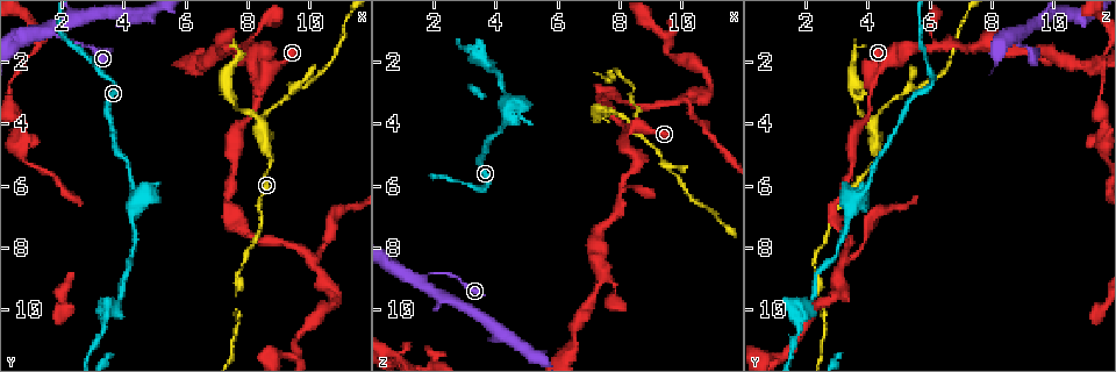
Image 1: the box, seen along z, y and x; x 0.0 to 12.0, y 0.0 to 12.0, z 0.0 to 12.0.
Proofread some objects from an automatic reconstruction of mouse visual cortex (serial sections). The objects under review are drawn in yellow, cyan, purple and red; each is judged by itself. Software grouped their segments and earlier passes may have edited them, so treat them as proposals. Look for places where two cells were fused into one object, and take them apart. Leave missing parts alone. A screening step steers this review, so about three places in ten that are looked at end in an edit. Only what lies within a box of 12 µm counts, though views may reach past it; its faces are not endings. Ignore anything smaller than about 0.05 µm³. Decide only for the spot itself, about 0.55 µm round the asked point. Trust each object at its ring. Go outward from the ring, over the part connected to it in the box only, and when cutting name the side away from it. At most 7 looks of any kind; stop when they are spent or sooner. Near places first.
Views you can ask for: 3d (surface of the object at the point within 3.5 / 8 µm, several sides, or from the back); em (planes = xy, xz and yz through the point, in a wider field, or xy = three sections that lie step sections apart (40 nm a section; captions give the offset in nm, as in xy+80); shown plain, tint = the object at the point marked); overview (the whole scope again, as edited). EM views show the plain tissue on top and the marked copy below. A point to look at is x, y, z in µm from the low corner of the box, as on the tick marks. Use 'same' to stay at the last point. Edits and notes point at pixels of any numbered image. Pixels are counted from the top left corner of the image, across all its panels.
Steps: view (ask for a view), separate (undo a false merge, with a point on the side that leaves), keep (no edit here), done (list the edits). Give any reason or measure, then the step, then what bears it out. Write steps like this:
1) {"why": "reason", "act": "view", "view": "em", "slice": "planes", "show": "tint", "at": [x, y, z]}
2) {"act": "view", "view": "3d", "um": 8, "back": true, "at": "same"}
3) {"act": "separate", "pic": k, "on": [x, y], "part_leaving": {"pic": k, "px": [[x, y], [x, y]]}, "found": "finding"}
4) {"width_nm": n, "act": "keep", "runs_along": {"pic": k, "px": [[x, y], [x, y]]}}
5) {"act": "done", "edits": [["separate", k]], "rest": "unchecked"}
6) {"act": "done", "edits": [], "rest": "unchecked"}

{"why": "three arms meet", "act": "view", "view": "3d", "um": 3.5, "at": [8.1, 1.5, 6.1]}

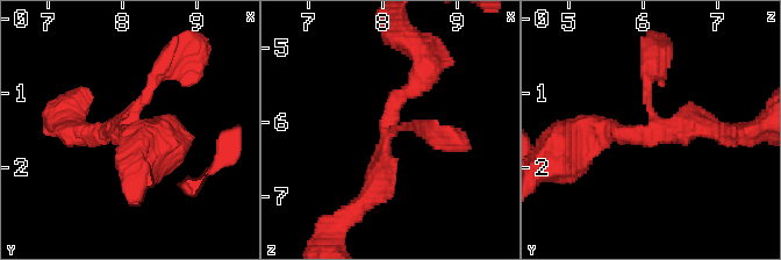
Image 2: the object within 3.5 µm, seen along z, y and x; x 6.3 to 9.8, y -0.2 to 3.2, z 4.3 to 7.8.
{"arms": 3, "arm_widths_nm": [150, 250, 300], "act": "view", "view": "em", "slice": "xy", "step": 5, "show": "tint", "at": [8.10, 1.50, 6.10]}

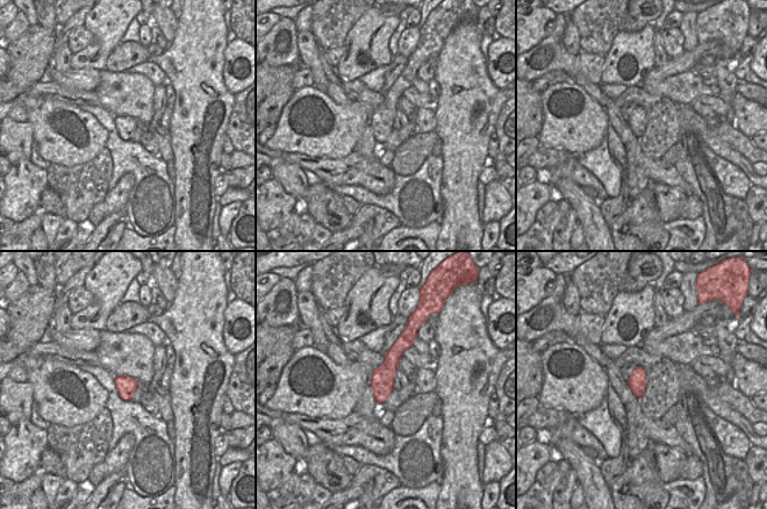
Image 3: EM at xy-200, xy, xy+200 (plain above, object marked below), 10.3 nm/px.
{"why": "another direction", "act": "view", "view": "em", "slice": "xy", "step": 3, "show": "tint", "at": "same"}

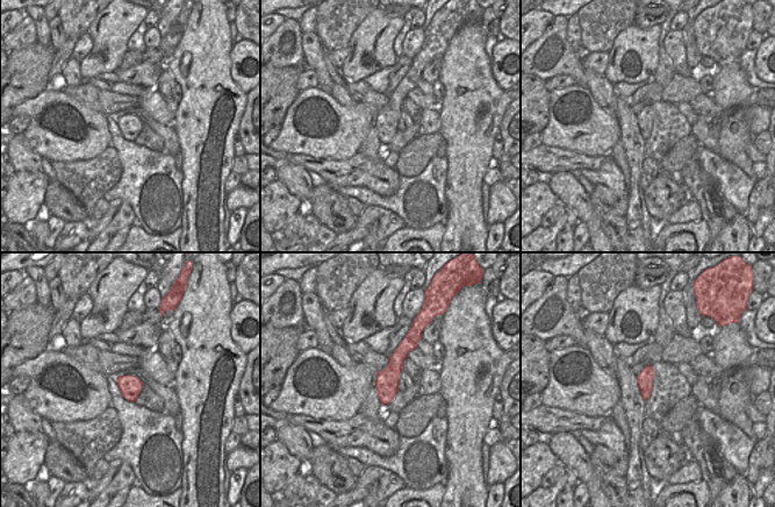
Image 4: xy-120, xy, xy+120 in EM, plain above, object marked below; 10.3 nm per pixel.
{"width_nm": 240, "act": "keep", "runs_along": {"pic": 4, "px": [[409, 336], [387, 379], [384, 401]]}, "found": "one cell here"}

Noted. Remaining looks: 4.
{"why": "calibre changes", "act": "view", "view": "3d", "um": 3.5, "back": true, "at": [7.7, 3.6, 3.8]}

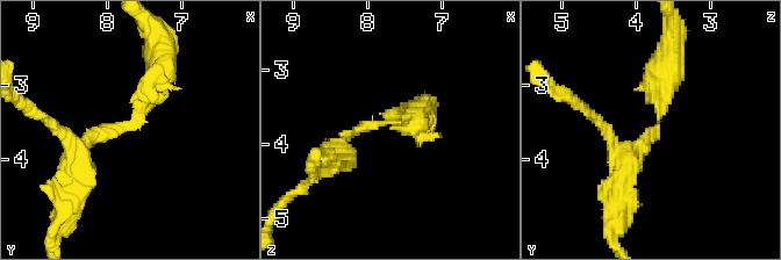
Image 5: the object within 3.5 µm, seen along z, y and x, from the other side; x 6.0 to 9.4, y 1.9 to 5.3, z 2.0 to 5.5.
{"why": "shape alone is not enough", "act": "view", "view": "em", "slice": "xy", "step": 2, "show": "tint", "at": [7.70, 3.55, 3.70]}

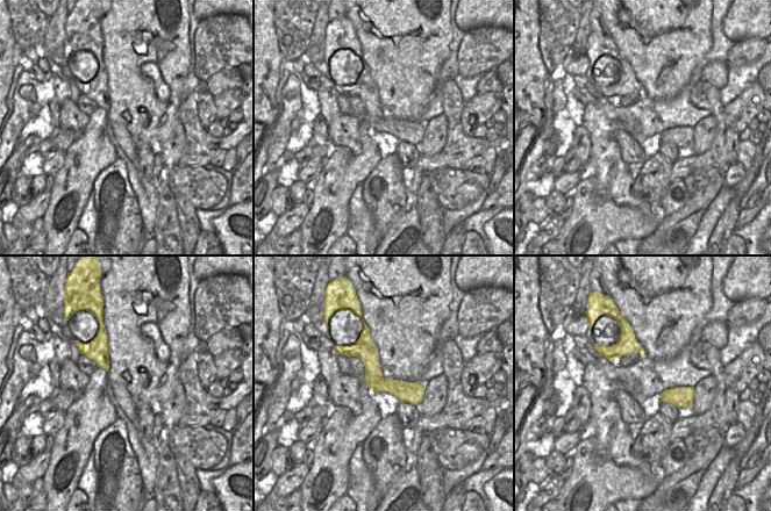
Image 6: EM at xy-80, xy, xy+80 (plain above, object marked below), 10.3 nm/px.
{"act": "keep", "runs_along": {"pic": 6, "px": [[365, 339], [373, 373], [418, 400]]}, "found": "continuous, no second cell"}

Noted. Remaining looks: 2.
{"why": "arms part here", "act": "view", "view": "3d", "um": 3.5, "at": [10.1, 8.5, 3.2]}

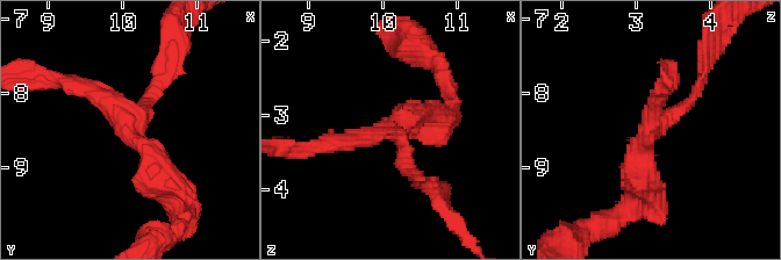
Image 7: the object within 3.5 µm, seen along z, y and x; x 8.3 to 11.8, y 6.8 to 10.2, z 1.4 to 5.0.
{"arms": 3, "arm_widths_nm": [200, 250, 350], "act": "view", "view": "em", "slice": "xy", "step": 1, "show": "tint", "at": [10.05, 8.50, 3.20]}

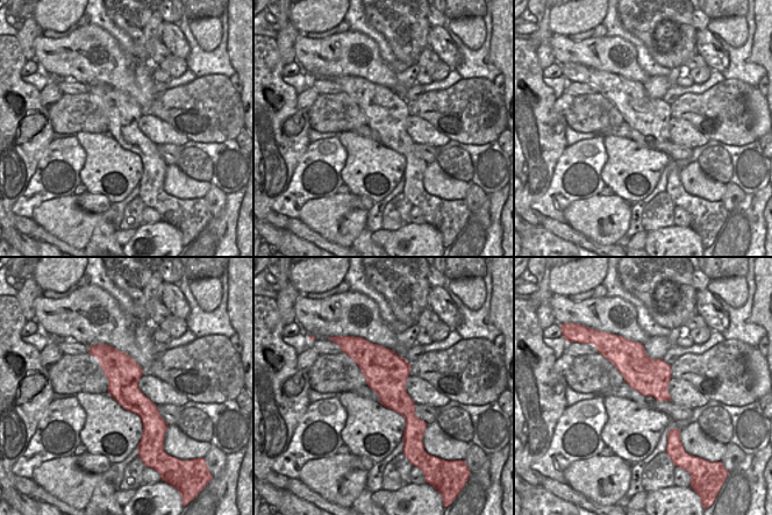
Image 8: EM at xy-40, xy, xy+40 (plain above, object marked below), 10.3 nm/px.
{"act": "keep", "runs_along": {"pic": 7, "px": [[70, 81], [105, 99], [173, 185]]}, "found": "one cell here"}

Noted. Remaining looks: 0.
{"act": "done", "edits": [], "rest": "unchecked"}

